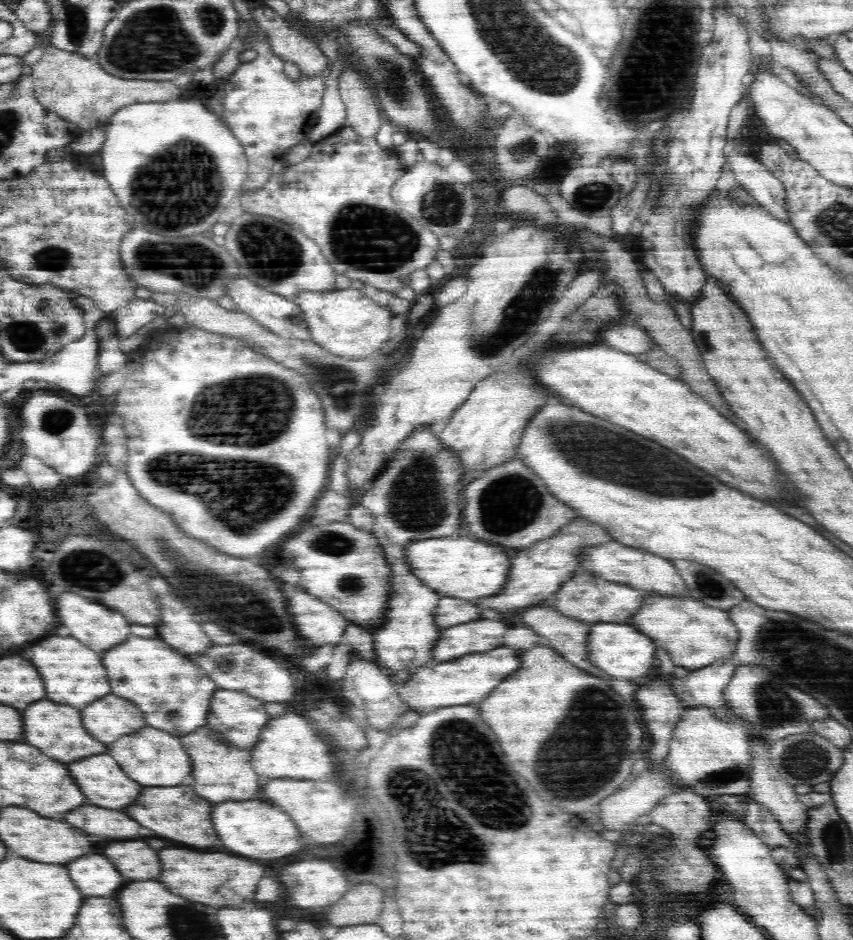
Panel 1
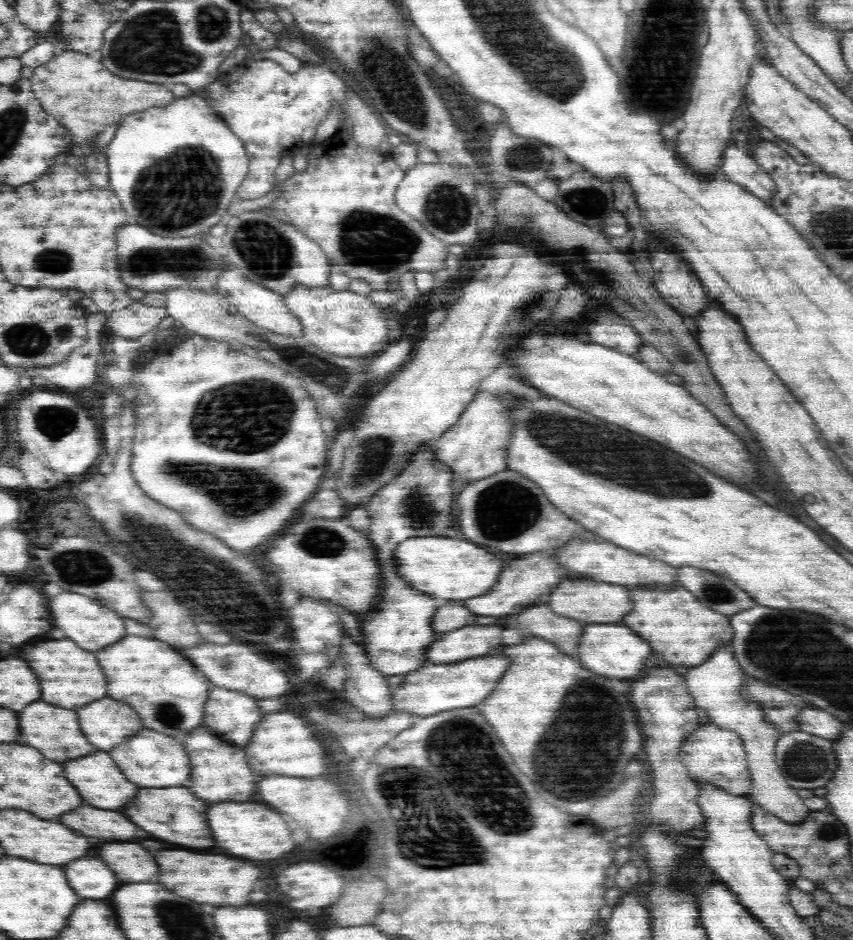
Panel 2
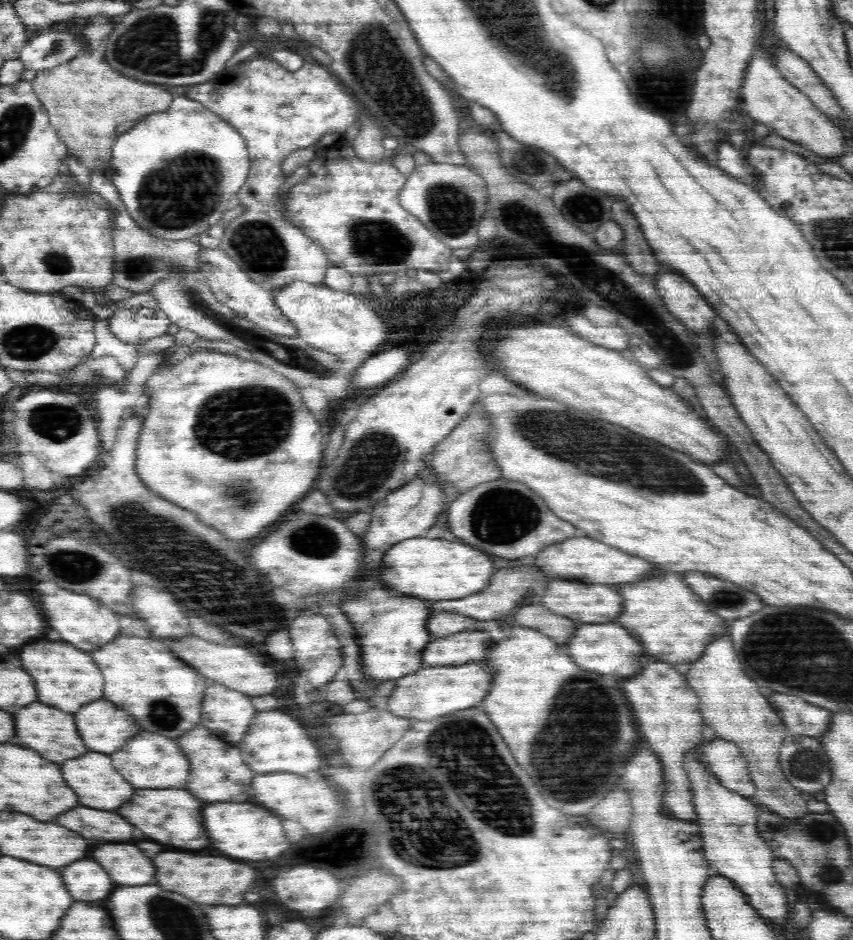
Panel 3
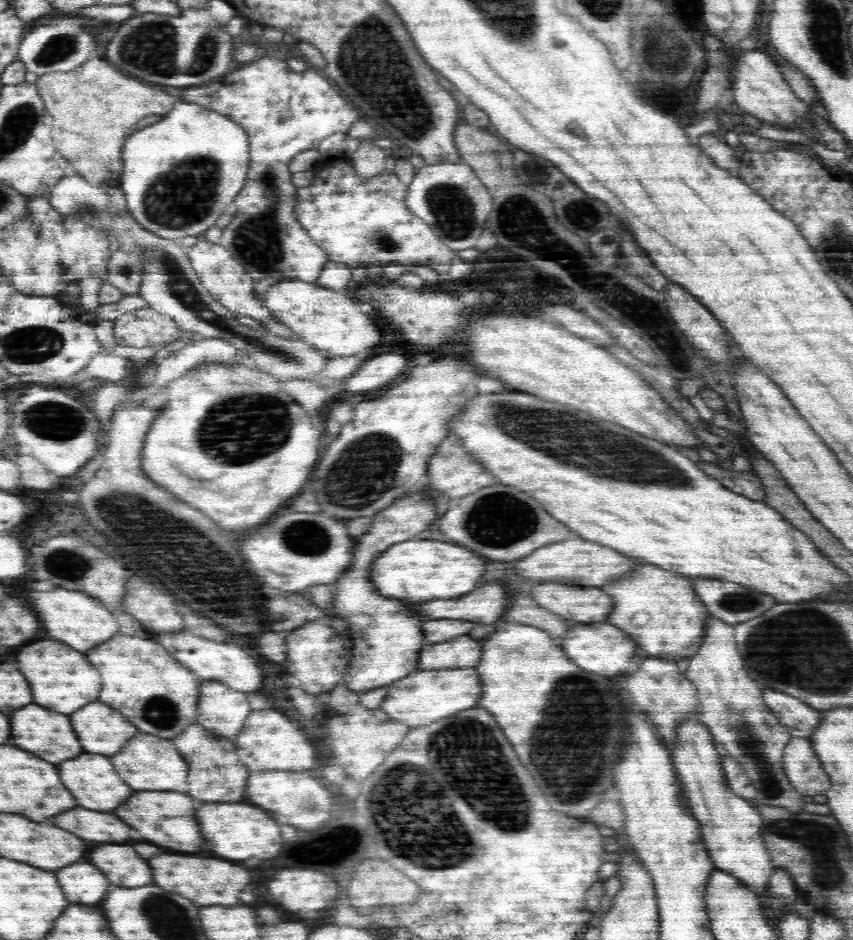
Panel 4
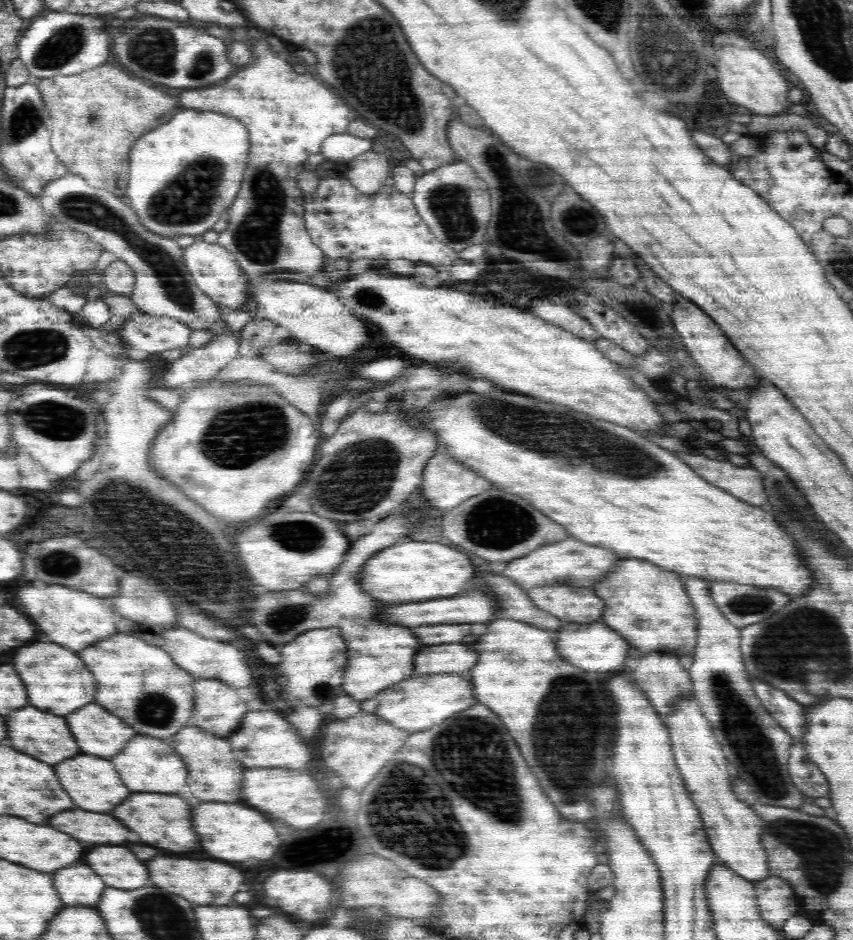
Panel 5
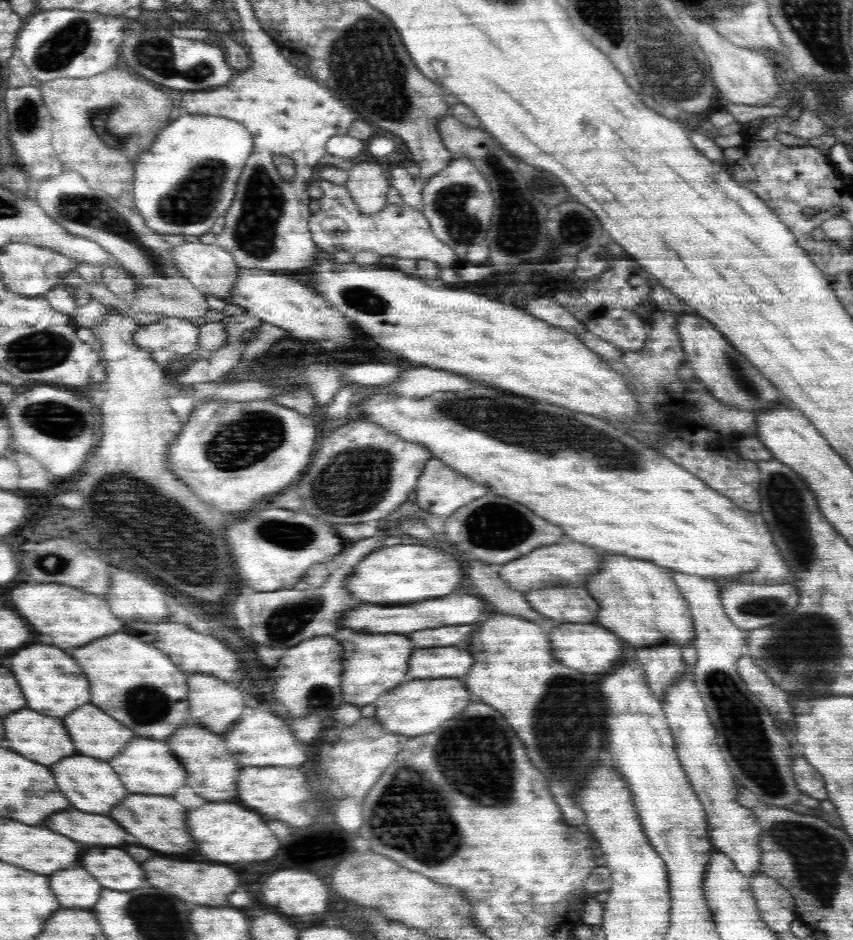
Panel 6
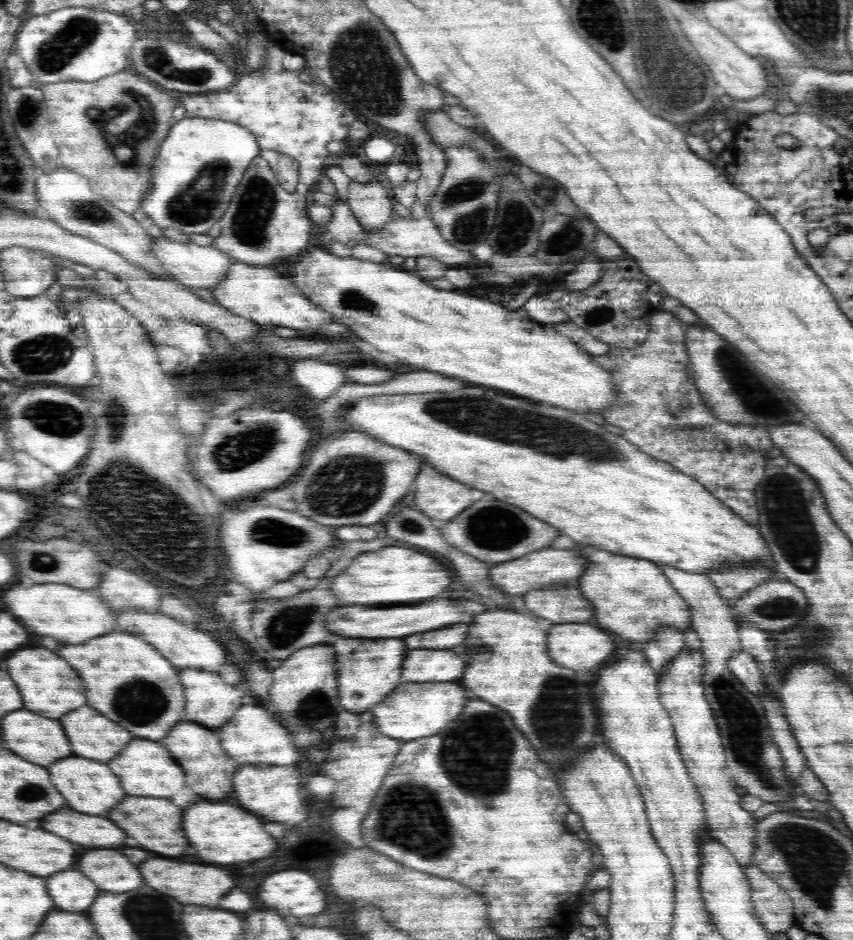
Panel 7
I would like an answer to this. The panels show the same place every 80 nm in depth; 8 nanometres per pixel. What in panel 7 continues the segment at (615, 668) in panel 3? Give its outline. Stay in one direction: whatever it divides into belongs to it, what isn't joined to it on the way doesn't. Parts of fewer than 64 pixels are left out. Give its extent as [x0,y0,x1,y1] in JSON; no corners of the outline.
[548,624,612,670]

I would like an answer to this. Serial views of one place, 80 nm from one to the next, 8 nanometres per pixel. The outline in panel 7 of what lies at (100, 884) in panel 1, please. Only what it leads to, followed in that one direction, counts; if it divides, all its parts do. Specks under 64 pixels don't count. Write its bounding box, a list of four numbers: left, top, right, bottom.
[48,870,98,912]

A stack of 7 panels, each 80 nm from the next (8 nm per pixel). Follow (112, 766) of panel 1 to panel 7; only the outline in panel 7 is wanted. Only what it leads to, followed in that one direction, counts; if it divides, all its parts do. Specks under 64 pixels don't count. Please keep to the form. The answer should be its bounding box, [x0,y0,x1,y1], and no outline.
[48,756,126,814]

